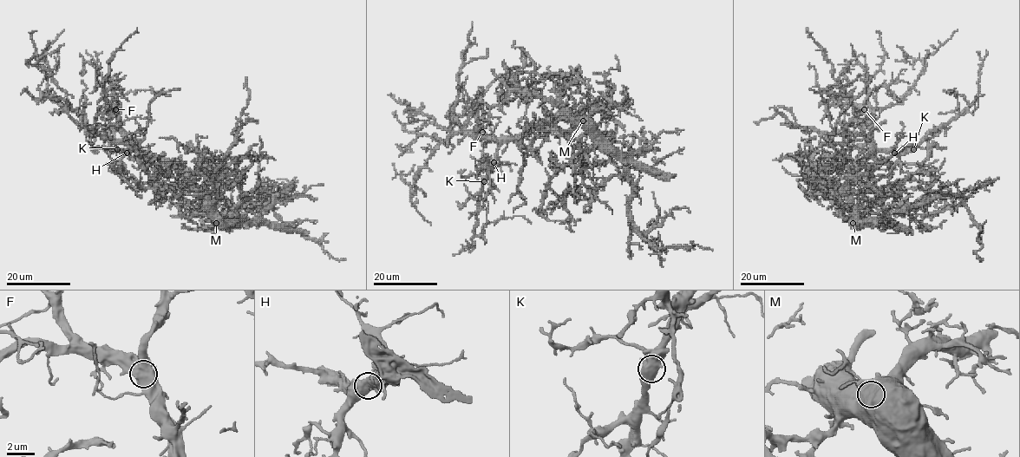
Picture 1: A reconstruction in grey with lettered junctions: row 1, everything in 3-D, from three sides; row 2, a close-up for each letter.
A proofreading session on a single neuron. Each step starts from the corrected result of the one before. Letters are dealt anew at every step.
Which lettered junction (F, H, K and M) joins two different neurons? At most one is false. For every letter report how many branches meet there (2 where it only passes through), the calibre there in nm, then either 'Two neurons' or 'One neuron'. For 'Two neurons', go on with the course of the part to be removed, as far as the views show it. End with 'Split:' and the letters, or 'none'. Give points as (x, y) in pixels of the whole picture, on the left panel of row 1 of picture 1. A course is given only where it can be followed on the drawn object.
F: Branches: 2. Thickness 900 nm. One neuron
H: Branches: 2. Thickness 650 nm. One neuron
K: Branches: 2. Thickness 900 nm. One neuron
M: Branches: 2. Thickness 750 nm. One neuron
Split: none

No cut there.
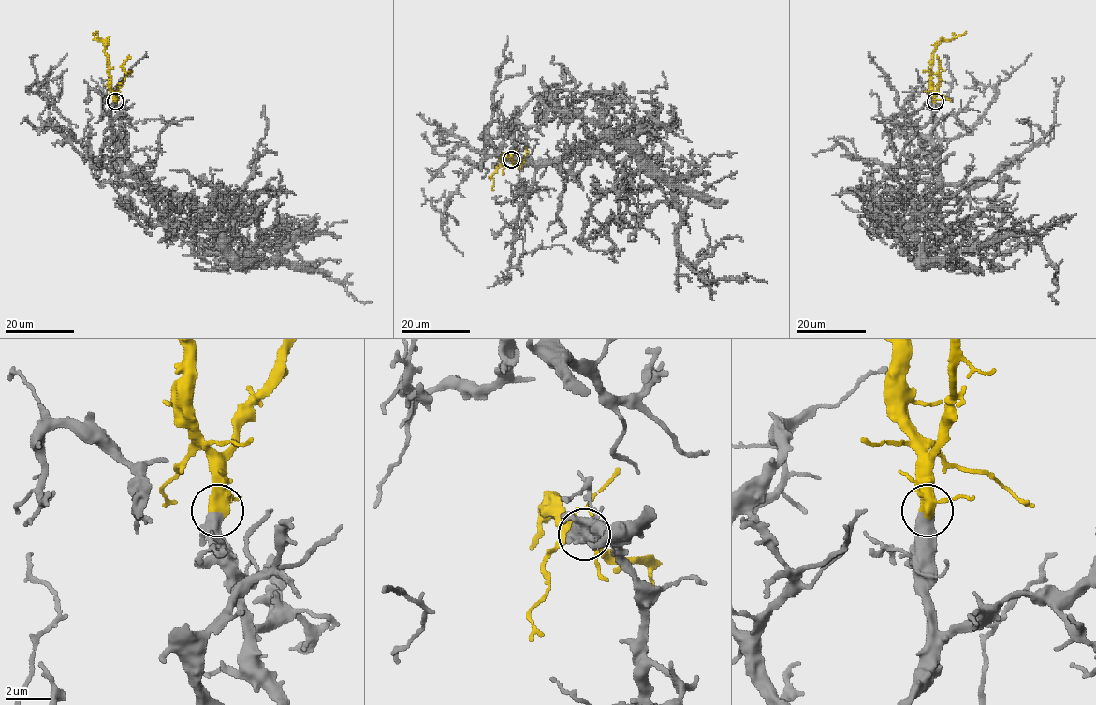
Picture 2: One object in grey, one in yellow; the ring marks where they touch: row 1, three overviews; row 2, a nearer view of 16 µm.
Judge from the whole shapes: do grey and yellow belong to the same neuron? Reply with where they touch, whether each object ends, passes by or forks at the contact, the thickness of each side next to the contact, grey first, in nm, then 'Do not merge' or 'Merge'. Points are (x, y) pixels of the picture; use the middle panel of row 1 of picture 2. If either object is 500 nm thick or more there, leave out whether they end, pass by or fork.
Place: (511, 159). Thickness 550 nm (grey) against 440 nm. Merge

